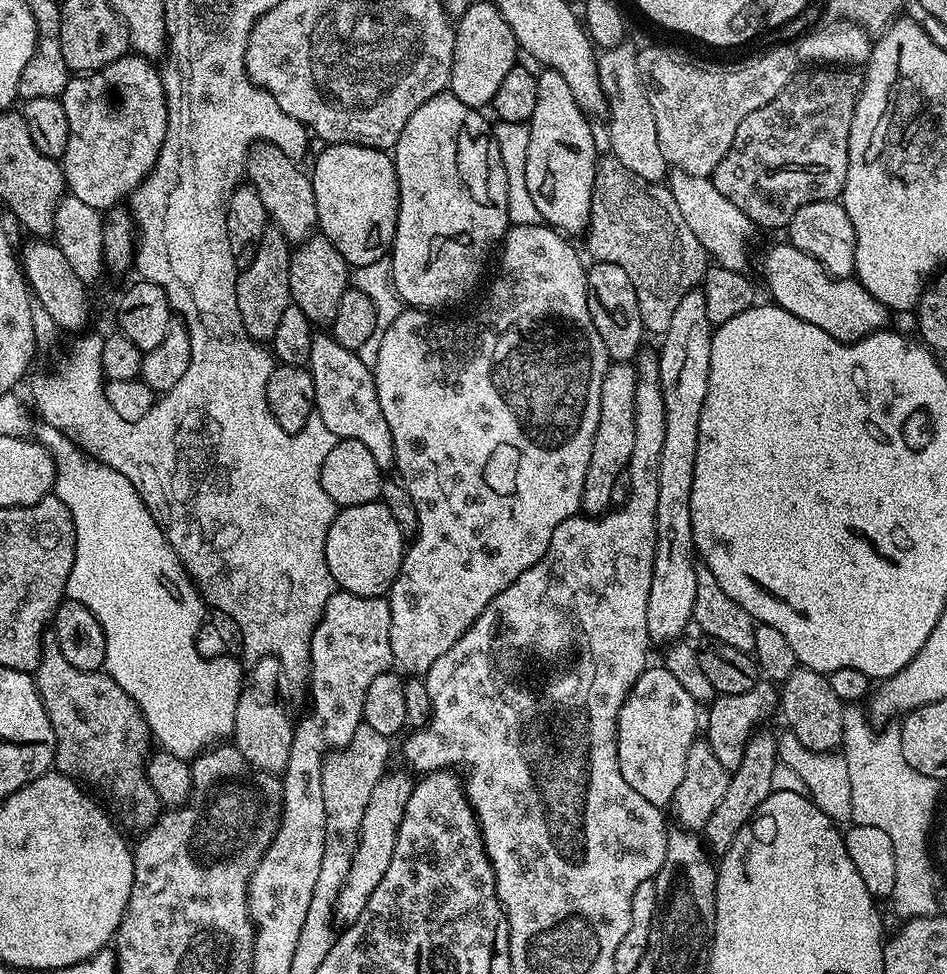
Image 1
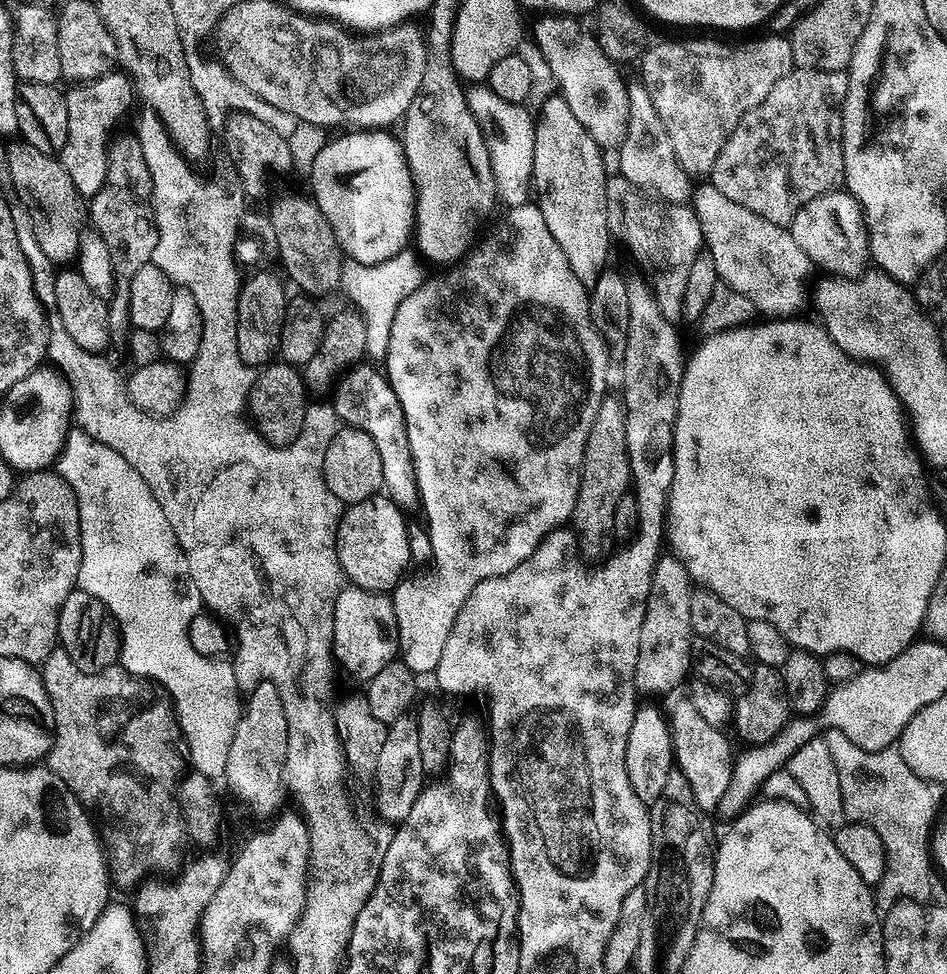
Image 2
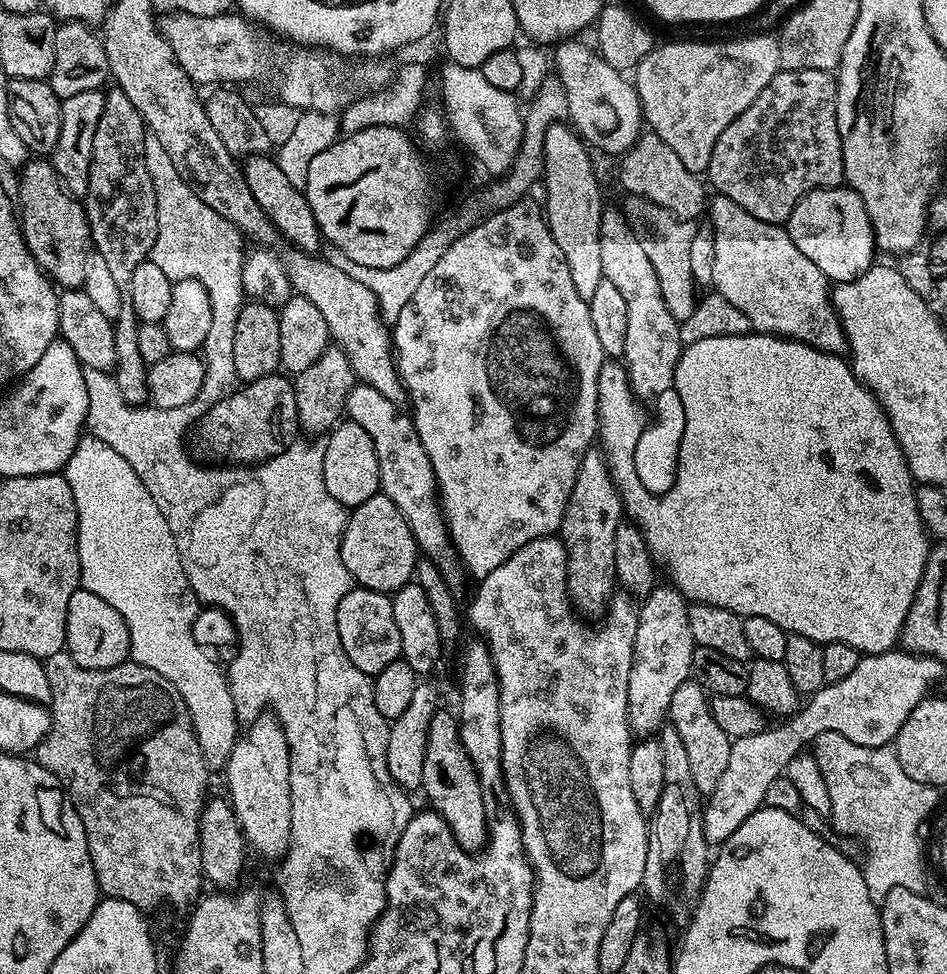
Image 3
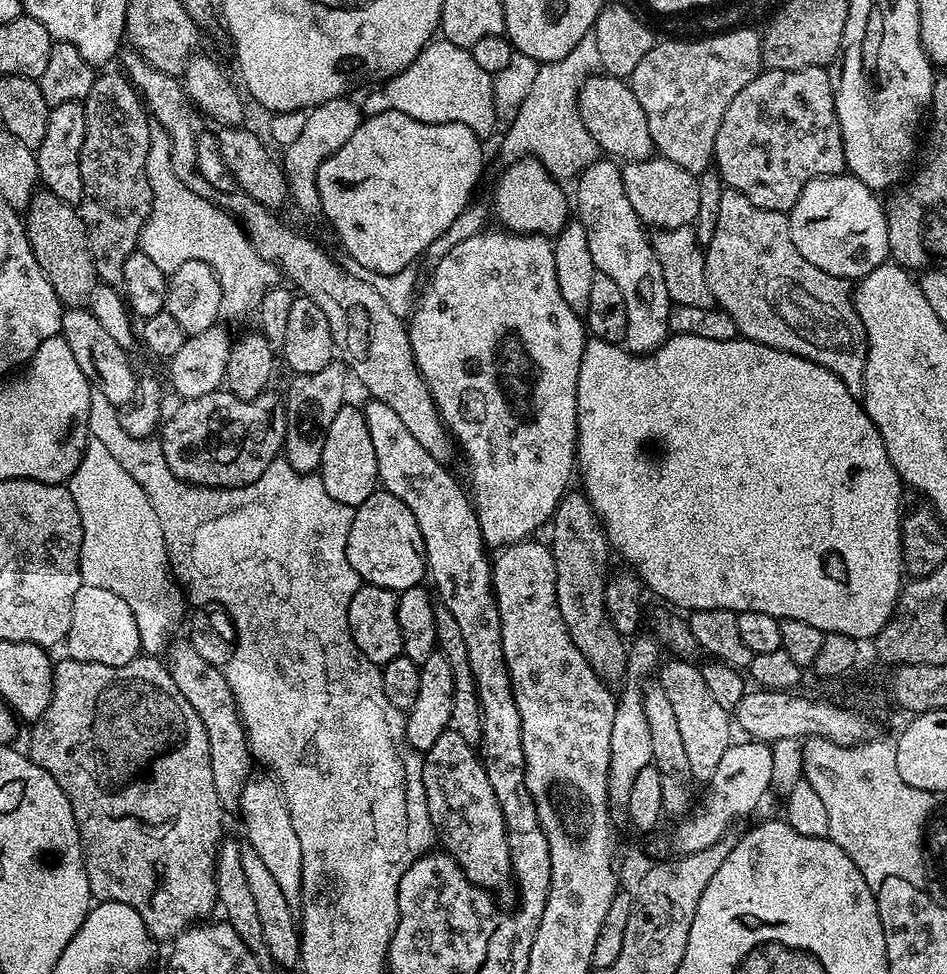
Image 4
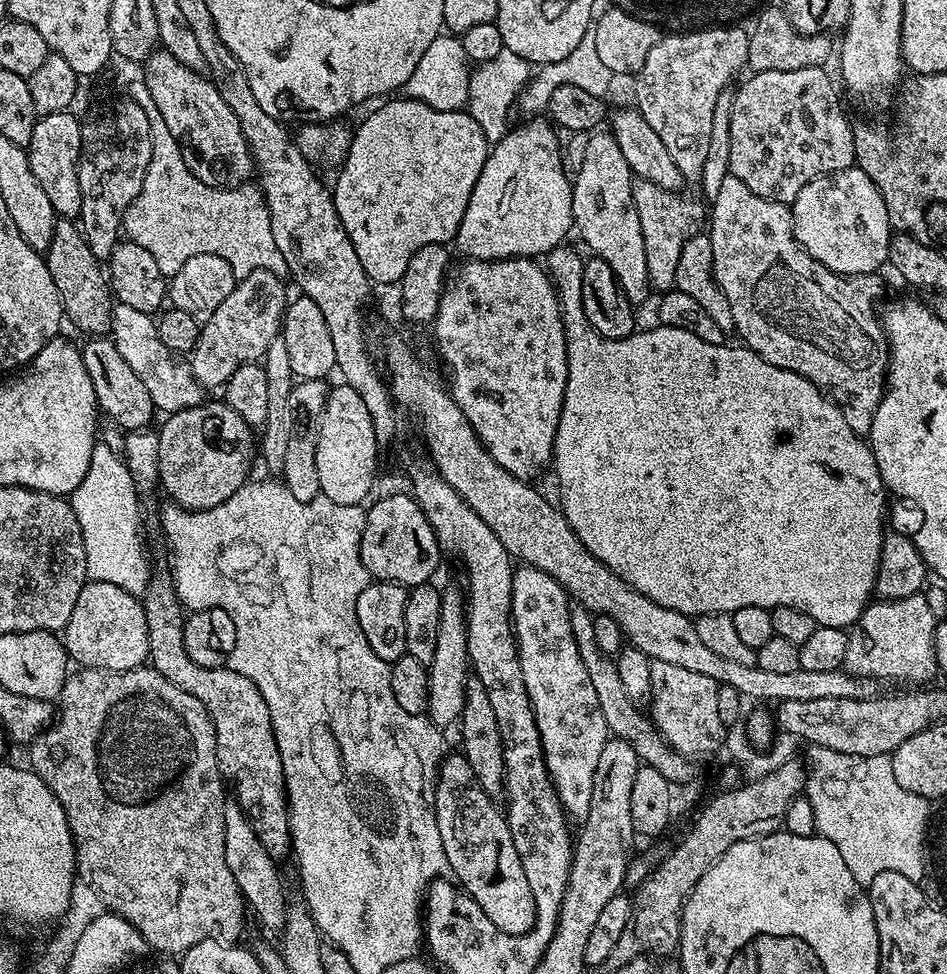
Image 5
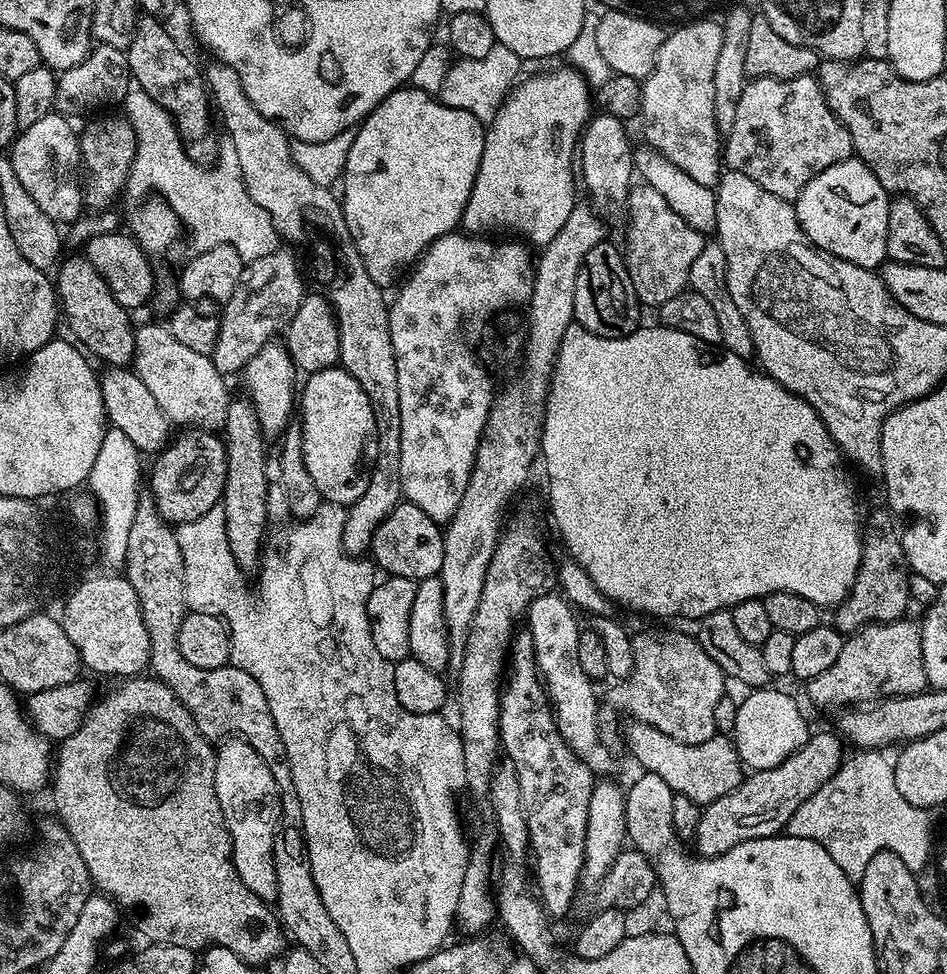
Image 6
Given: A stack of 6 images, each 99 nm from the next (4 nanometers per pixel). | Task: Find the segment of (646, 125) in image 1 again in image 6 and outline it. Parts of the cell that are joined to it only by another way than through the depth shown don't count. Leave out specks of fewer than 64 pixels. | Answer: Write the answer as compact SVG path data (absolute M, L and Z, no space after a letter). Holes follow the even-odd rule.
M643 182L628 189L627 212L628 248L623 249L623 254L630 282L641 305L648 307L649 304L652 310L656 310L688 288L690 266L694 266L694 258L698 258L698 253L704 249L706 236L694 230L694 226L682 222L681 216L670 210L666 198Z

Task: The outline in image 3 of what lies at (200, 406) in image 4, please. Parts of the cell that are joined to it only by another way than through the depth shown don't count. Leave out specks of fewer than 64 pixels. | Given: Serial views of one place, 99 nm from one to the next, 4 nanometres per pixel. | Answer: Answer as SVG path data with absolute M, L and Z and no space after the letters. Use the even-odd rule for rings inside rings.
M273 374L245 383L227 393L223 400L212 405L200 417L194 428L194 436L196 432L196 448L208 459L205 461L223 462L228 466L251 466L282 454L290 445L297 443L296 432L300 431L298 402L294 402L294 383L287 375Z

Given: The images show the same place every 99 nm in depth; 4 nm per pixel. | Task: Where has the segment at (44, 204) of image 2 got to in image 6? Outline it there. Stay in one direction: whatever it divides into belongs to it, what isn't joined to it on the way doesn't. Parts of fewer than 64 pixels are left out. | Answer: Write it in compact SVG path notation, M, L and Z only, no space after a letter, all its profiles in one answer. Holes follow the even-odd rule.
M87 255L67 256L59 261L54 272L63 323L65 320L69 330L76 335L75 343L87 349L97 361L105 360L103 363L108 366L131 365L136 354L136 328L128 317L131 316L129 309L120 305L114 294L110 294L110 286L102 282L102 274L94 270Z

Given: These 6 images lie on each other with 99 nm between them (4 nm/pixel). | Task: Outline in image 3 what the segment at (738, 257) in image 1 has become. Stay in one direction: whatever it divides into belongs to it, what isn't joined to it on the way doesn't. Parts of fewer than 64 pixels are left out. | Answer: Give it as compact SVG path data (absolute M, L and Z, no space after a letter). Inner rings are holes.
M716 194L710 200L714 234L714 274L711 287L726 302L738 306L760 334L800 340L823 352L843 353L848 347L844 327L830 299L830 281L790 238L787 227L754 218L738 202Z

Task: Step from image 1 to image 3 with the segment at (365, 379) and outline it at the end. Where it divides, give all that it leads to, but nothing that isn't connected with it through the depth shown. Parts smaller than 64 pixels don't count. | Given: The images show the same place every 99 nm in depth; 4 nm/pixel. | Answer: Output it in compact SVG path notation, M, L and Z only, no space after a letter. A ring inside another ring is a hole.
M357 383L350 390L344 403L347 419L354 421L366 434L370 434L370 442L374 442L374 454L378 454L378 474L380 475L380 492L406 518L416 539L417 549L427 559L433 560L450 587L460 590L466 581L466 572L457 559L456 548L452 544L452 535L444 521L444 511L440 508L440 497L436 490L436 479L430 466L430 458L418 438L418 430L412 425L412 417L407 411L400 409L395 400L378 394L374 386Z

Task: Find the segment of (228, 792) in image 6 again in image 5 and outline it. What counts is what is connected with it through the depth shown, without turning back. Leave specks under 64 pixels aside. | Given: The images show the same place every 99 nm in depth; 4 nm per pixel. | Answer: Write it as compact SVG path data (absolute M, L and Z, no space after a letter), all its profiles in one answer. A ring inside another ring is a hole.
M228 802L224 805L224 833L226 834L226 866L238 882L238 890L244 895L244 903L256 915L256 920L272 934L279 933L286 922L289 897L284 896L284 880L280 877L277 861L262 846L256 833L255 823L241 810L239 804Z

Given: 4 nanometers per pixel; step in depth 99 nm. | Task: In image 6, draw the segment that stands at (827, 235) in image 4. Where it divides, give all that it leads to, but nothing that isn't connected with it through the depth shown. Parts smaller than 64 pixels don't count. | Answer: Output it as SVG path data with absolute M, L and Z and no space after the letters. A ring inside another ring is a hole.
M845 158L815 176L802 190L802 194L796 197L794 207L802 230L815 248L821 248L822 251L834 254L846 262L854 262L854 266L876 270L885 263L888 254L886 230L889 199L890 193L884 189L882 182L878 182L878 178L874 178L867 164L858 158Z

